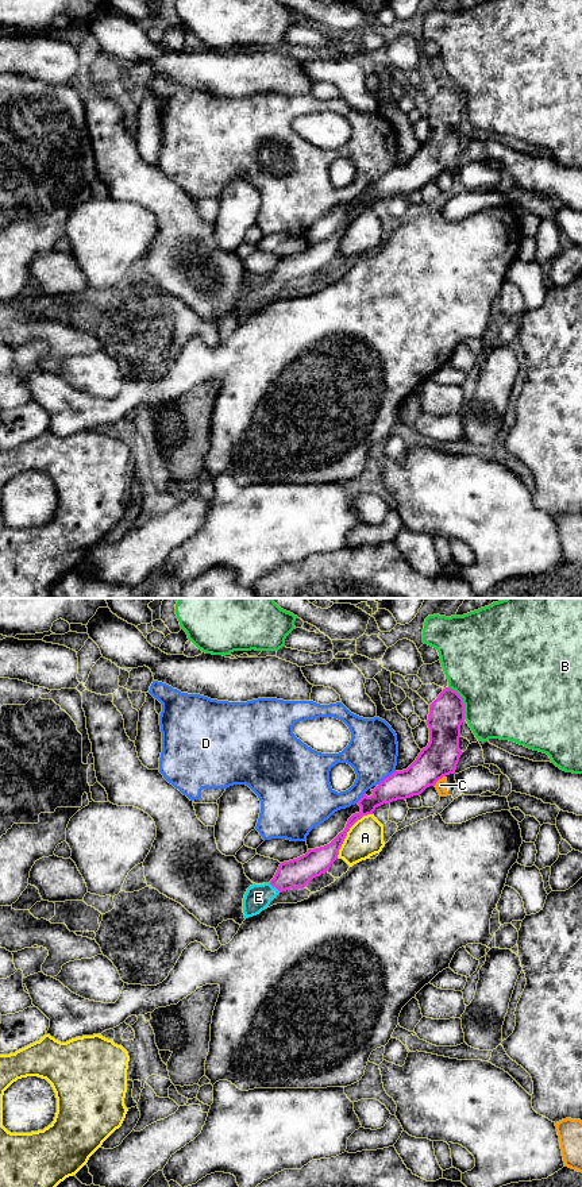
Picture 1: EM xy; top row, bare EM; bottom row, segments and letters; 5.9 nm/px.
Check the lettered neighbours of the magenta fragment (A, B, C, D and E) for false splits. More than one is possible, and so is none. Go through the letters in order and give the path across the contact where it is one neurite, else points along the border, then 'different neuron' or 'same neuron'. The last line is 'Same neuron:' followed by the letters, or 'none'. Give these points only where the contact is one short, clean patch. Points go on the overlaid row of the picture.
A: different neuron
B: different neuron
C: different neuron
D: different neuron
E: runs through xy (295, 874), (288, 875), (274, 886), (258, 897); same neuron
Same neuron: E

